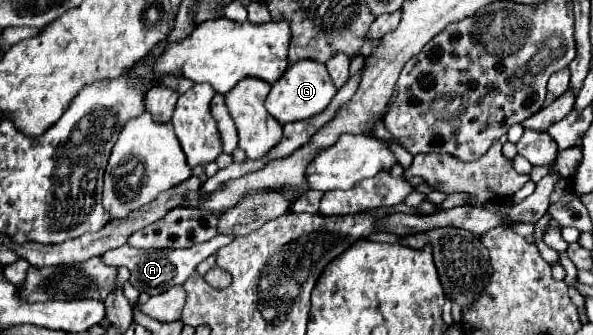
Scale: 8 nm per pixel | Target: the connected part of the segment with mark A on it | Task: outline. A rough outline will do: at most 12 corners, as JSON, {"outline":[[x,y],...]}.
{"outline":[[233,235],[183,250],[125,244],[103,262],[125,266],[141,292],[183,284],[199,262],[231,244]]}

